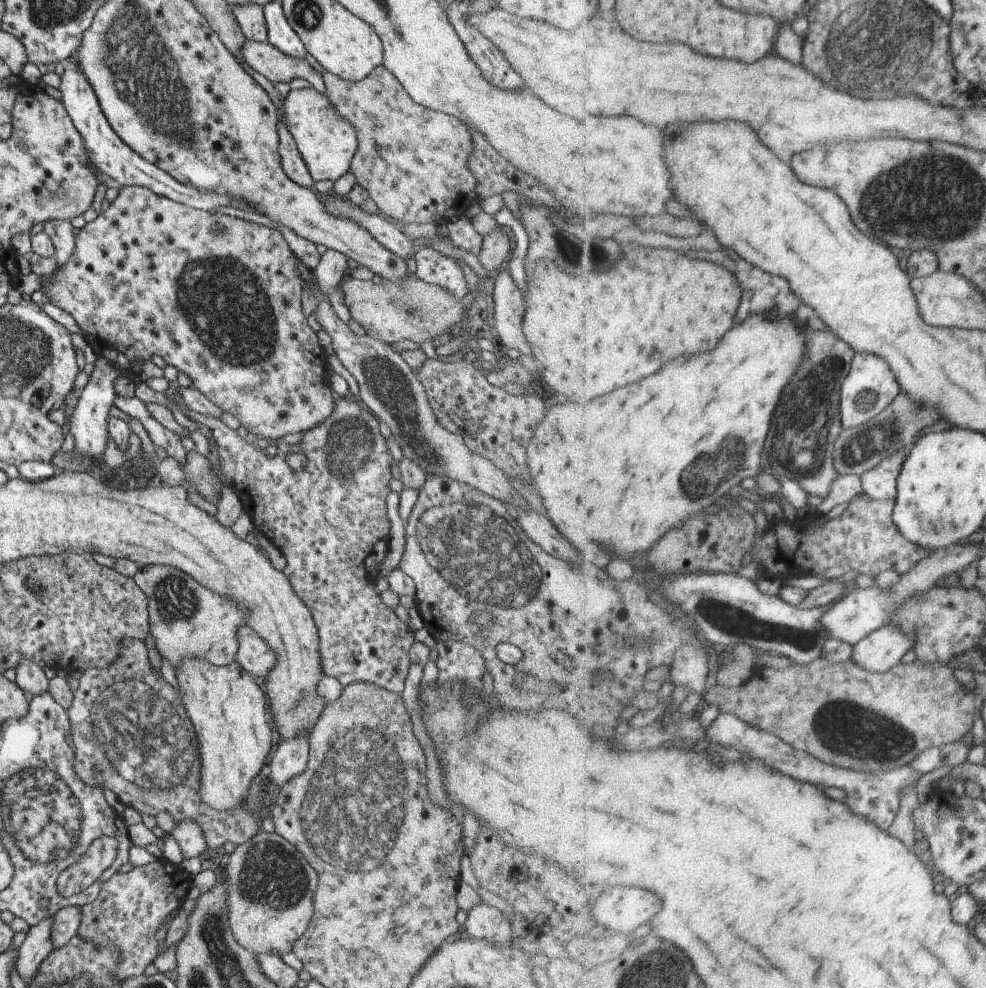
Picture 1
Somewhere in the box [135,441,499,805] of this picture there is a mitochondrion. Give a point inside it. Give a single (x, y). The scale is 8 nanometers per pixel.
(178, 603)

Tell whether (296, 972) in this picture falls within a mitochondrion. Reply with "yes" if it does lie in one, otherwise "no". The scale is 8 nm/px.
no

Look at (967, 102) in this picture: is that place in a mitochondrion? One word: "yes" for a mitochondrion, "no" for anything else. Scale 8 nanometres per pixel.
no

